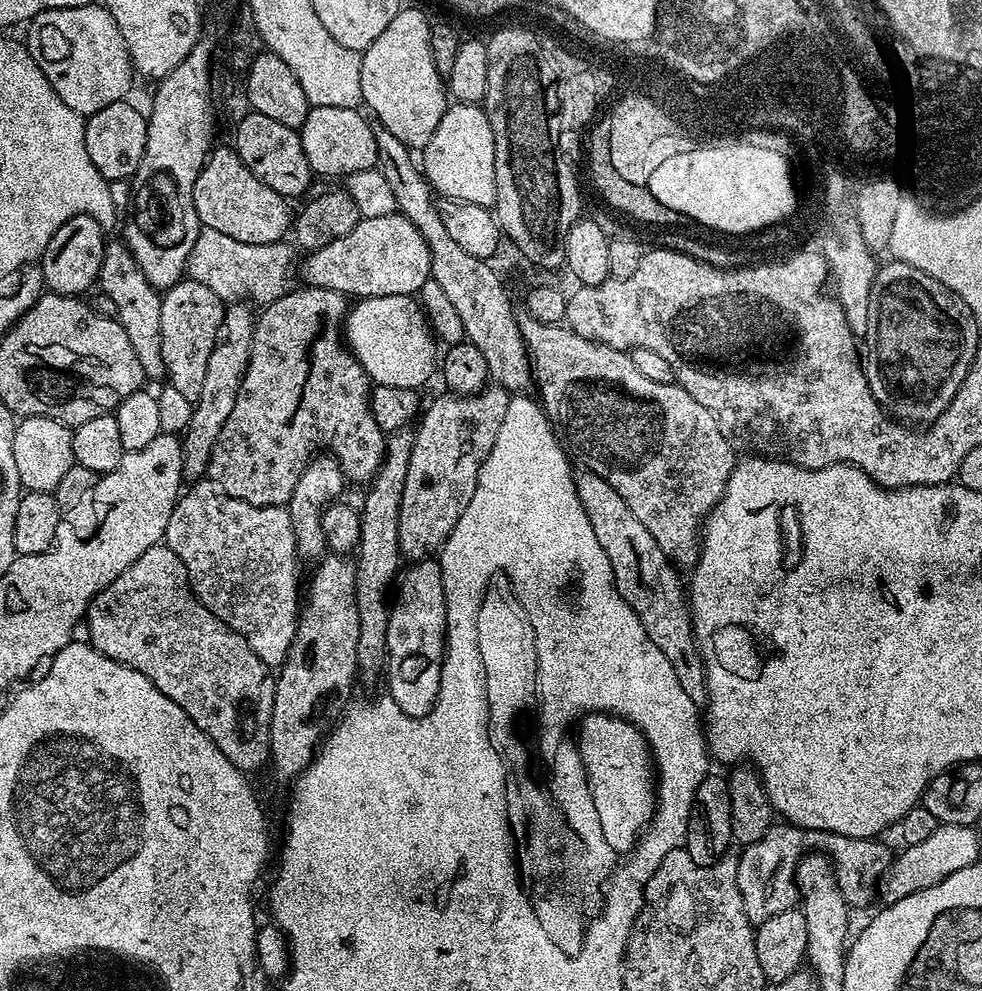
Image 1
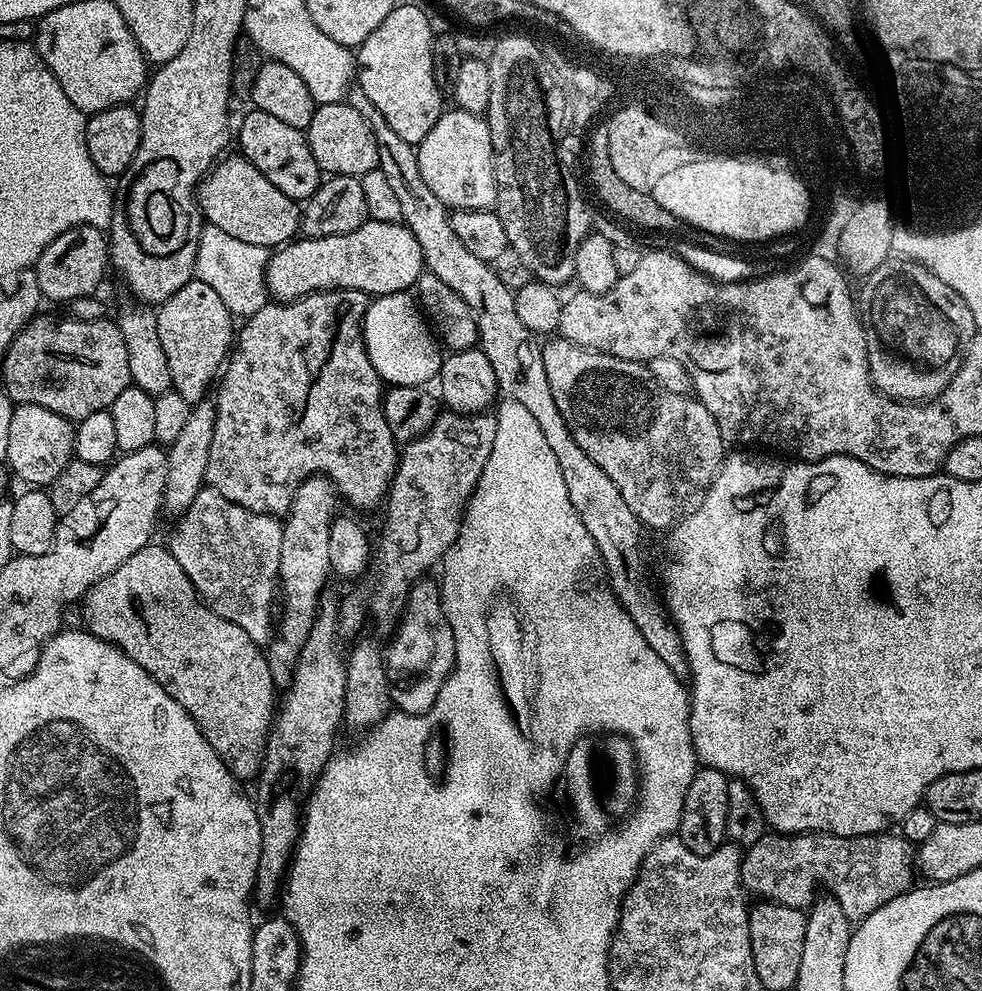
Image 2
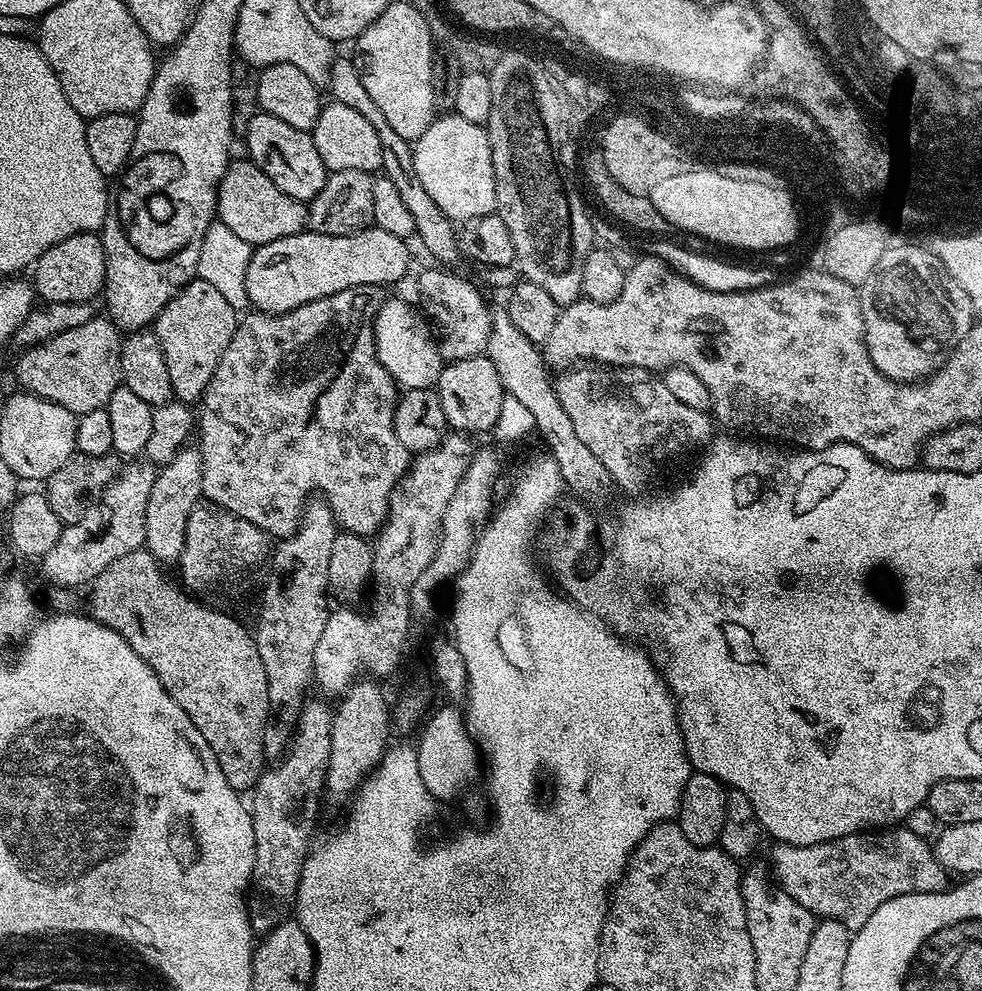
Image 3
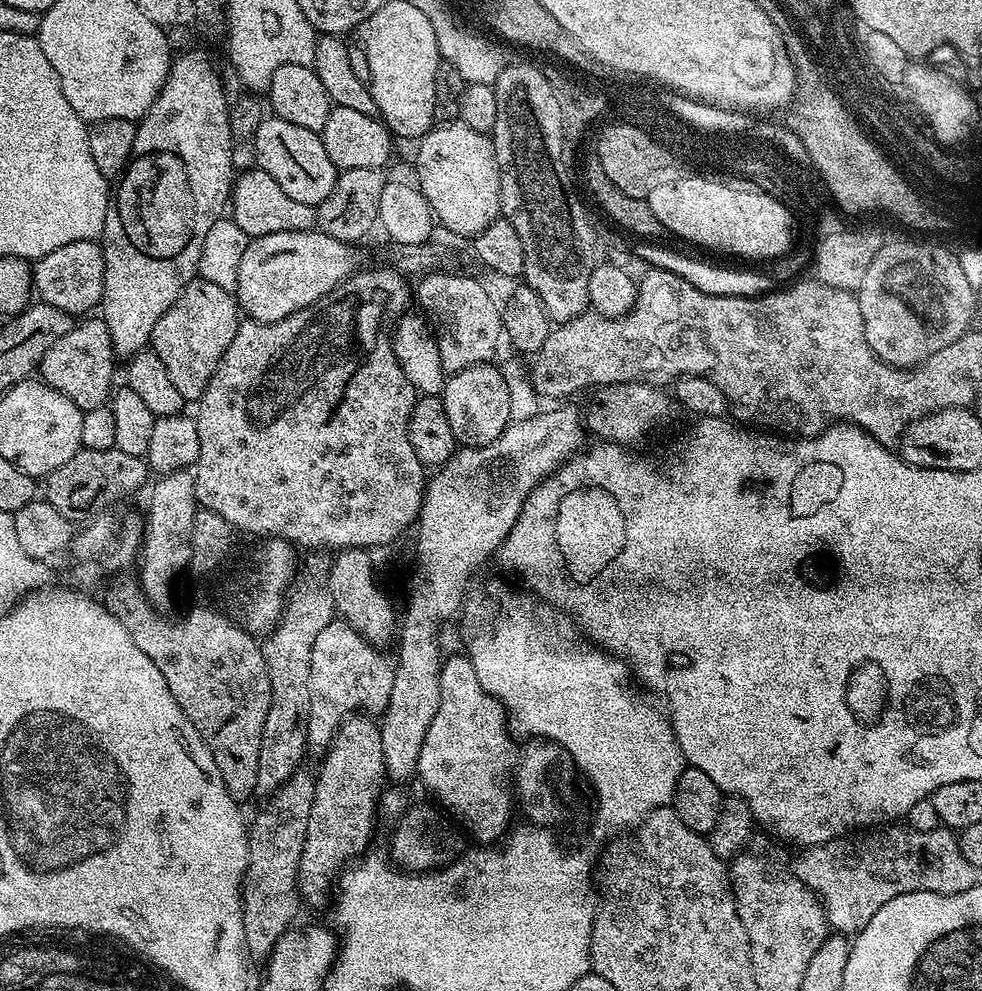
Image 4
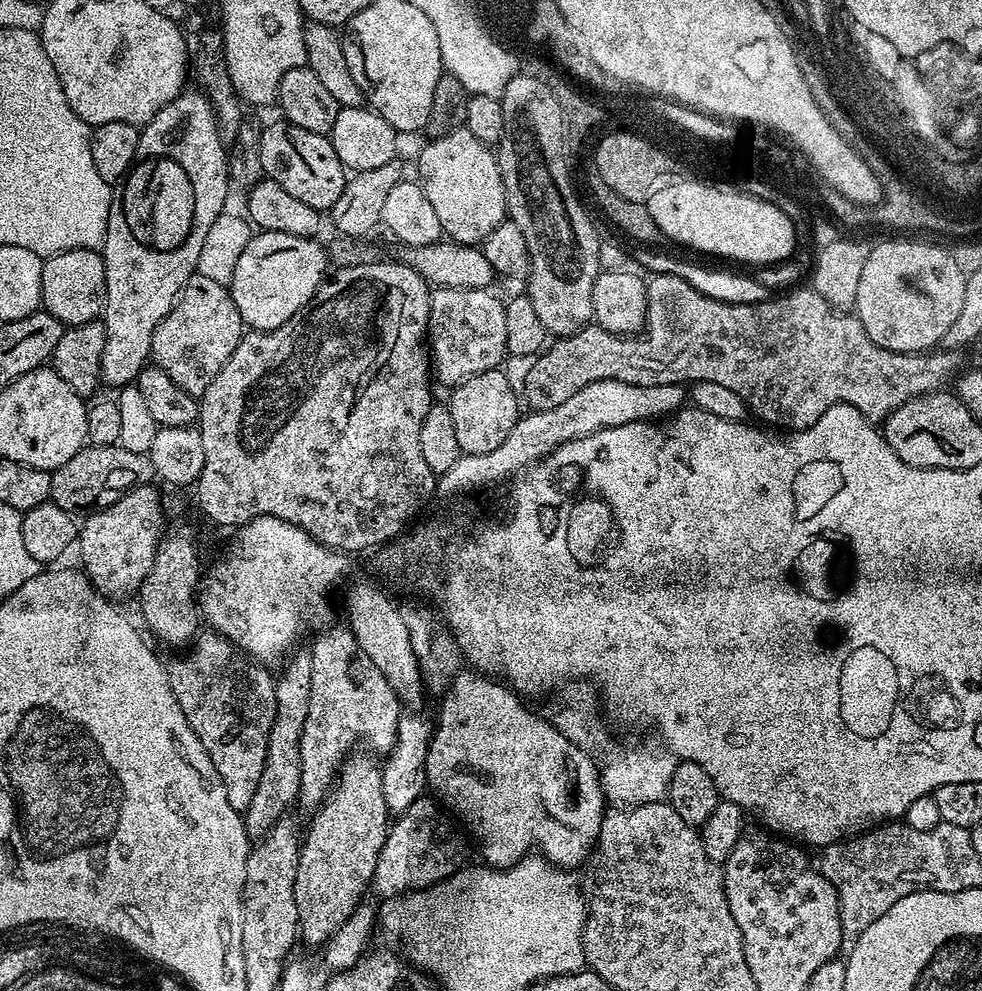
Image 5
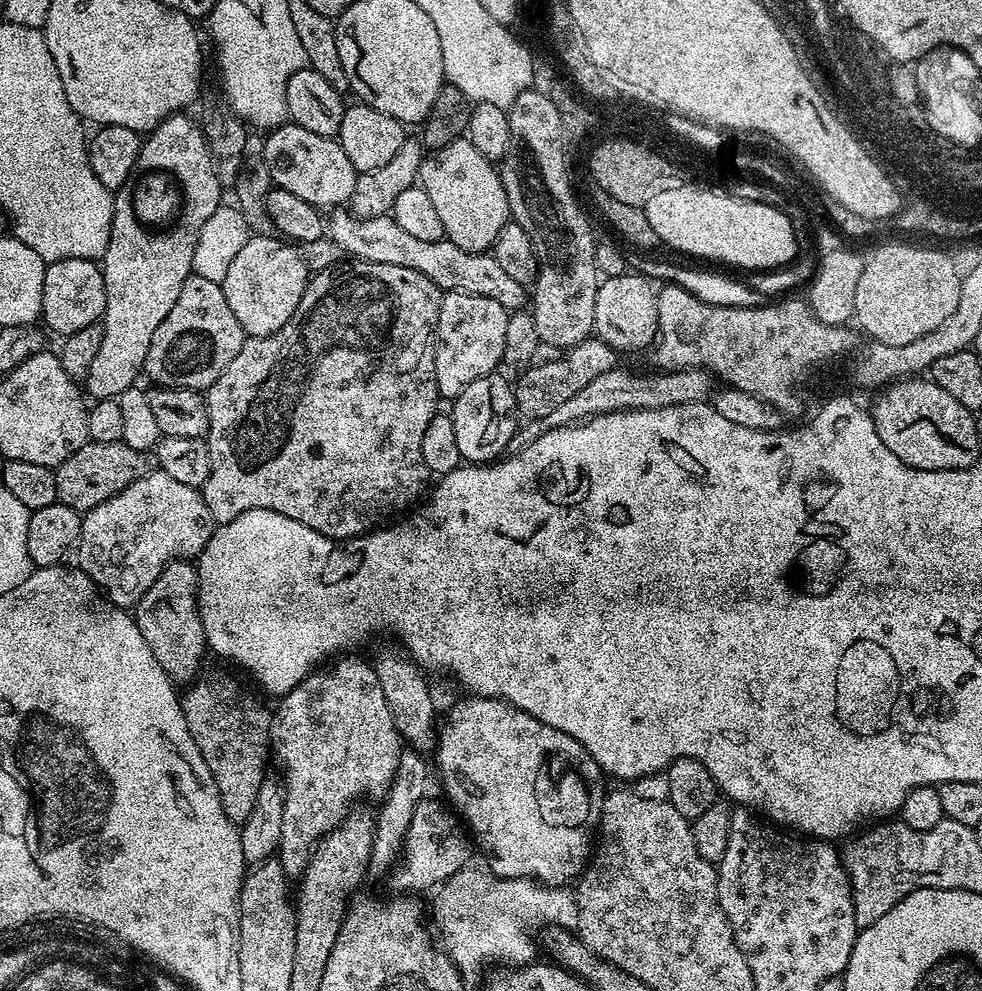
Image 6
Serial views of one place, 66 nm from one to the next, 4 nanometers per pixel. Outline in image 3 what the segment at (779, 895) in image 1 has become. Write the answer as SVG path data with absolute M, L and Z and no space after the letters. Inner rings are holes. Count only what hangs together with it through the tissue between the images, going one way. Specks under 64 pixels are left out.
M903 826L855 832L853 836L818 842L814 846L793 846L779 842L771 846L773 848L770 872L775 883L817 917L841 920L849 930L866 926L870 914L874 914L874 910L878 910L882 902L890 902L890 898L915 892L942 892L950 884L950 873L938 862L933 845L923 836L910 834L910 830Z

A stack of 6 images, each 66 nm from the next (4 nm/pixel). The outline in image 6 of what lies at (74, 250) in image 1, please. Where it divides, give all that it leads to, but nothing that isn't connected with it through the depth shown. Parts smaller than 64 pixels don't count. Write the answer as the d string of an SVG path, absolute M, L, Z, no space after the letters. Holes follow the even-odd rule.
M62 258L51 261L45 267L40 315L43 323L48 323L49 333L57 332L60 338L73 336L78 330L86 330L86 326L101 323L105 310L104 273L97 261L86 258Z

